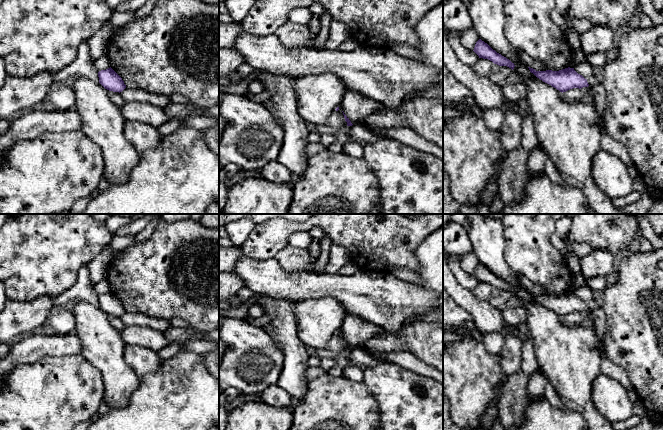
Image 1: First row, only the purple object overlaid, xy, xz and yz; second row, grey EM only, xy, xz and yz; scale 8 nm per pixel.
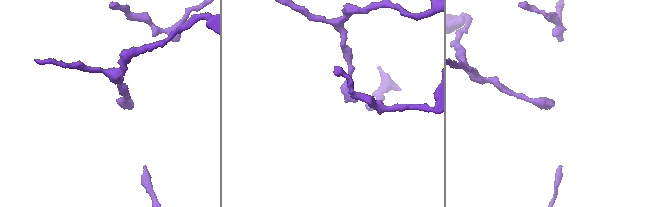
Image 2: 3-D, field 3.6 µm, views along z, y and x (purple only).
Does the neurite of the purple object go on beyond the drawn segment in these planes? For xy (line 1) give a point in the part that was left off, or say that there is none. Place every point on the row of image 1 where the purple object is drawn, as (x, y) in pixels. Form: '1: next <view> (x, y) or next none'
1: next none

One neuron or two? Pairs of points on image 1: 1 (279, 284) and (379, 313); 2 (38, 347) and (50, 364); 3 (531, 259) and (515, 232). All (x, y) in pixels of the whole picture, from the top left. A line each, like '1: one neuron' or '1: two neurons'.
1: one neuron
2: two neurons
3: one neuron

